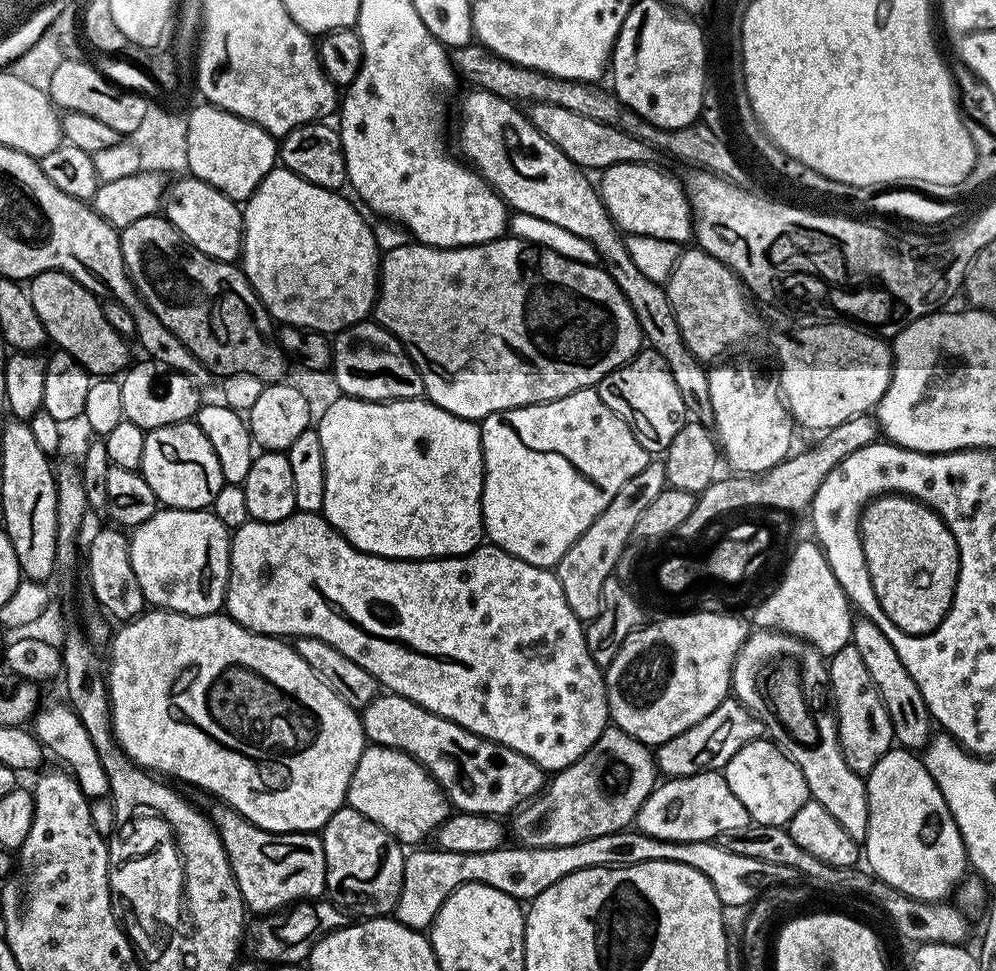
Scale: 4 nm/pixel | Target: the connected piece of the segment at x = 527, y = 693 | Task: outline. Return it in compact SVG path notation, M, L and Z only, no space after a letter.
M299 510L293 512L291 516L282 518L278 522L262 522L261 520L253 520L250 518L242 527L235 529L235 531L231 533L230 539L232 541L232 549L230 550L230 566L228 567L226 612L232 619L239 622L243 628L248 628L252 632L261 632L264 636L275 636L277 638L299 638L302 636L322 638L322 642L330 642L330 646L334 646L334 650L342 650L342 654L346 654L346 658L358 662L358 666L362 666L362 670L370 670L370 674L374 674L374 678L377 682L387 689L389 693L410 698L418 706L422 706L426 710L430 710L434 714L438 714L442 718L446 718L450 722L454 722L458 726L462 726L466 730L470 730L482 738L498 742L502 746L506 746L510 750L514 750L518 754L530 758L539 768L544 769L545 773L548 774L561 772L566 766L578 762L578 758L582 758L582 754L586 754L586 750L590 750L590 746L594 746L594 742L598 742L598 738L604 733L605 728L609 727L610 717L608 714L608 695L606 694L606 686L604 685L604 672L594 662L594 658L590 658L590 650L586 646L586 638L584 637L586 631L585 625L576 617L574 610L570 610L570 602L566 602L566 594L562 594L562 582L558 582L555 571L539 568L530 562L522 562L522 558L512 556L506 550L496 547L496 545L491 542L476 548L473 552L468 553L468 555L463 558L387 560L384 556L371 556L369 552L358 551L345 536L340 535L340 533L324 519L321 513L301 512Z

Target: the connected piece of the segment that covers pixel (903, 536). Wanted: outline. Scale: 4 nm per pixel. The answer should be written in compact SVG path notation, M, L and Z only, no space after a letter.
M880 496L864 504L861 532L867 544L863 550L869 562L870 575L873 576L877 604L882 606L886 616L904 632L911 636L925 636L941 624L949 612L956 593L957 576L960 573L960 551L949 527L931 507L909 496L895 498Z

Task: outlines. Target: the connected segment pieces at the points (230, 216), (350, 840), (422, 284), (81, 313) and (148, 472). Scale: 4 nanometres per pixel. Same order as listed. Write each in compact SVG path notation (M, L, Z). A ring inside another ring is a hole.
M188 174L185 177L185 180L174 182L172 180L167 185L163 196L163 216L180 231L183 239L194 245L198 250L202 250L202 254L227 264L236 264L244 251L244 214L241 205L237 201L226 198L226 194L222 194L222 190L214 190L214 186L197 180L195 176Z
M340 808L323 826L326 854L326 896L337 909L345 908L356 918L388 916L402 890L405 849L382 826L370 822L358 810Z
M511 234L499 240L491 240L488 244L475 244L469 248L432 248L428 244L409 242L384 252L380 262L380 283L376 289L374 320L400 339L408 357L422 374L424 396L427 399L450 414L477 422L482 422L495 412L566 398L566 394L593 387L599 384L606 374L622 367L642 348L638 318L634 310L630 310L630 302L626 302L622 290L618 290L608 271L596 264L583 264L562 254L554 254L554 250L527 244L525 240Z
M43 272L37 276L33 276L30 283L27 285L28 297L34 302L34 310L38 310L38 318L42 318L42 326L46 326L48 331L48 339L61 352L69 352L73 358L87 370L93 377L96 378L112 378L117 374L123 373L129 367L130 359L128 360L128 344L129 341L125 337L118 334L118 330L114 330L114 326L110 326L110 322L106 322L106 314L104 313L101 301L93 296L91 292L87 292L73 276L67 276L64 272Z
M192 420L145 431L139 473L150 482L150 490L154 490L157 501L166 508L211 509L218 490L225 484L214 446L210 446L206 434Z

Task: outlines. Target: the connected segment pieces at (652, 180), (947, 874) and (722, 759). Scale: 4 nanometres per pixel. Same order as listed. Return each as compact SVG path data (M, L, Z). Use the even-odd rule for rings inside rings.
M651 163L615 164L599 173L598 191L610 218L628 236L662 238L666 242L684 246L693 239L694 221L692 207L679 179L667 176L660 168L651 168Z
M899 746L888 749L866 777L868 786L868 837L862 842L862 856L872 875L894 886L916 900L944 902L955 893L969 871L968 855L962 842L962 834L942 798L942 790L934 782L930 770L915 751Z
M735 698L723 700L717 708L710 710L702 722L682 730L674 738L655 749L657 769L665 777L689 776L699 772L719 772L750 742L765 735L765 721L760 720L748 708Z

